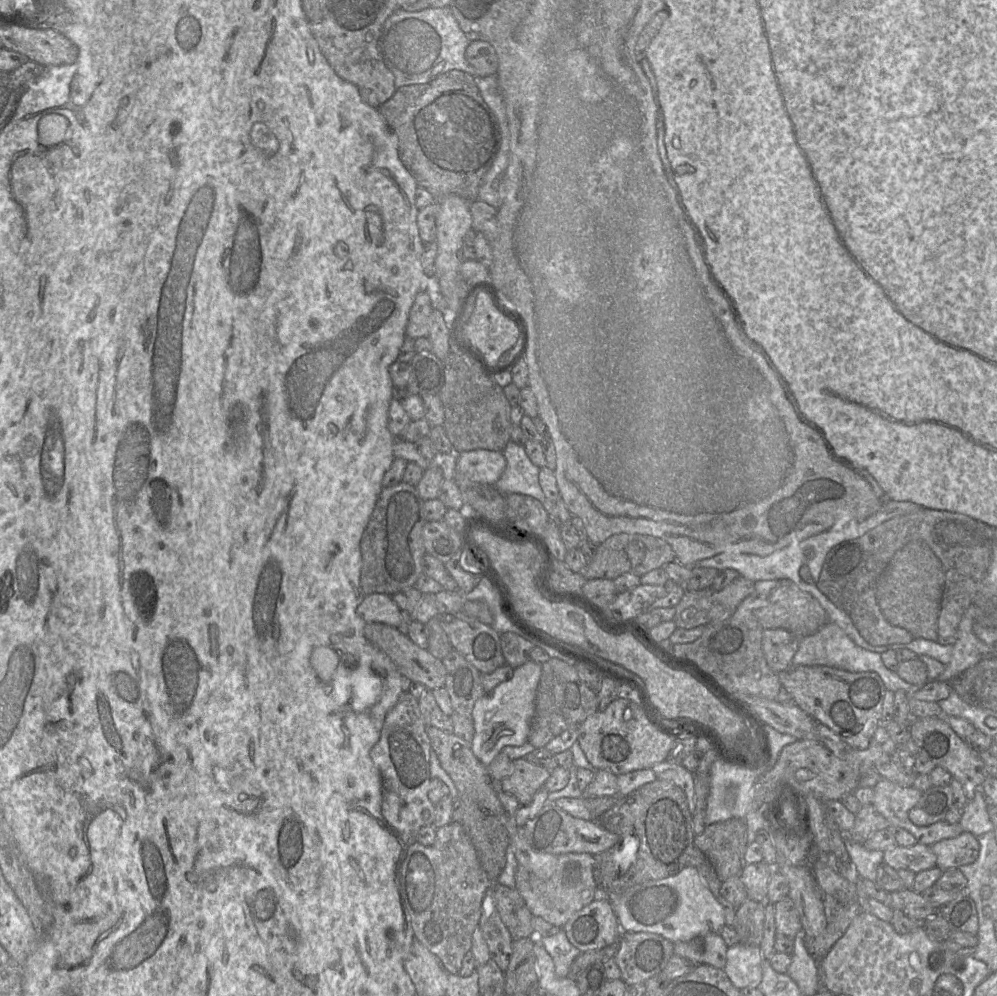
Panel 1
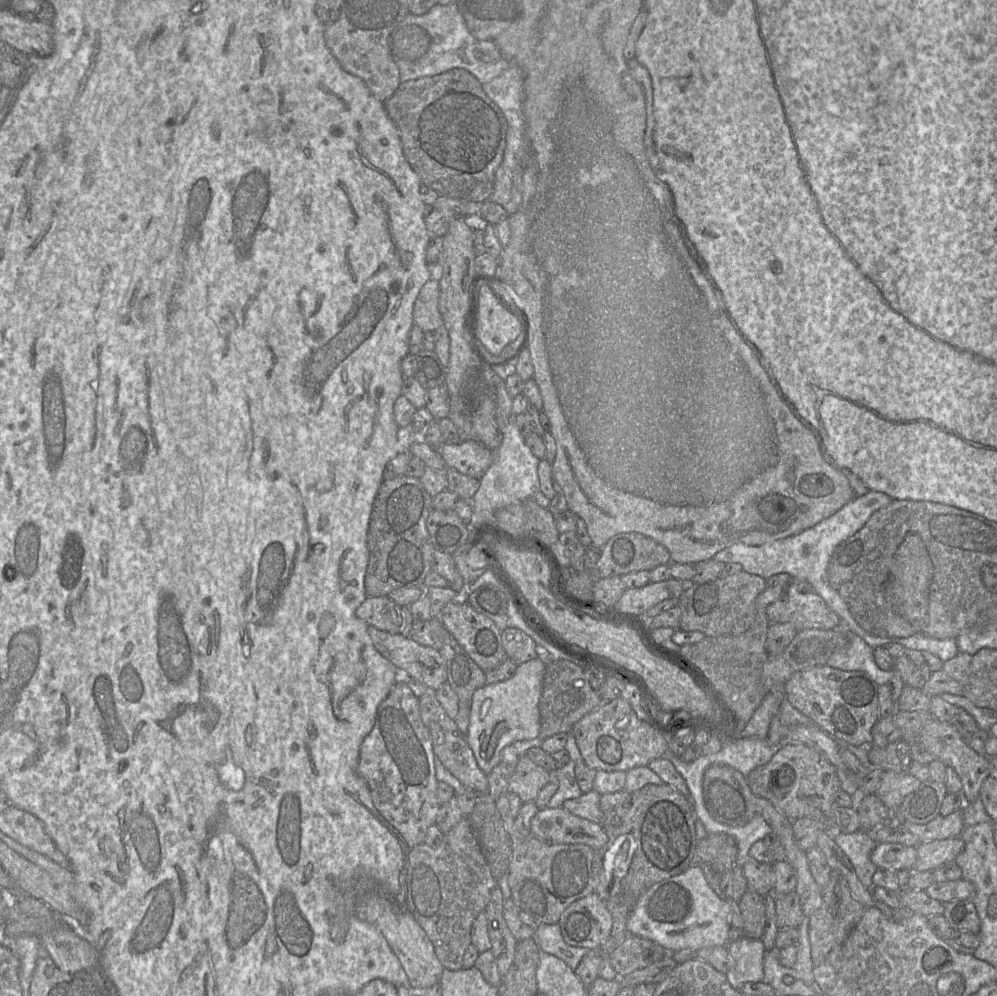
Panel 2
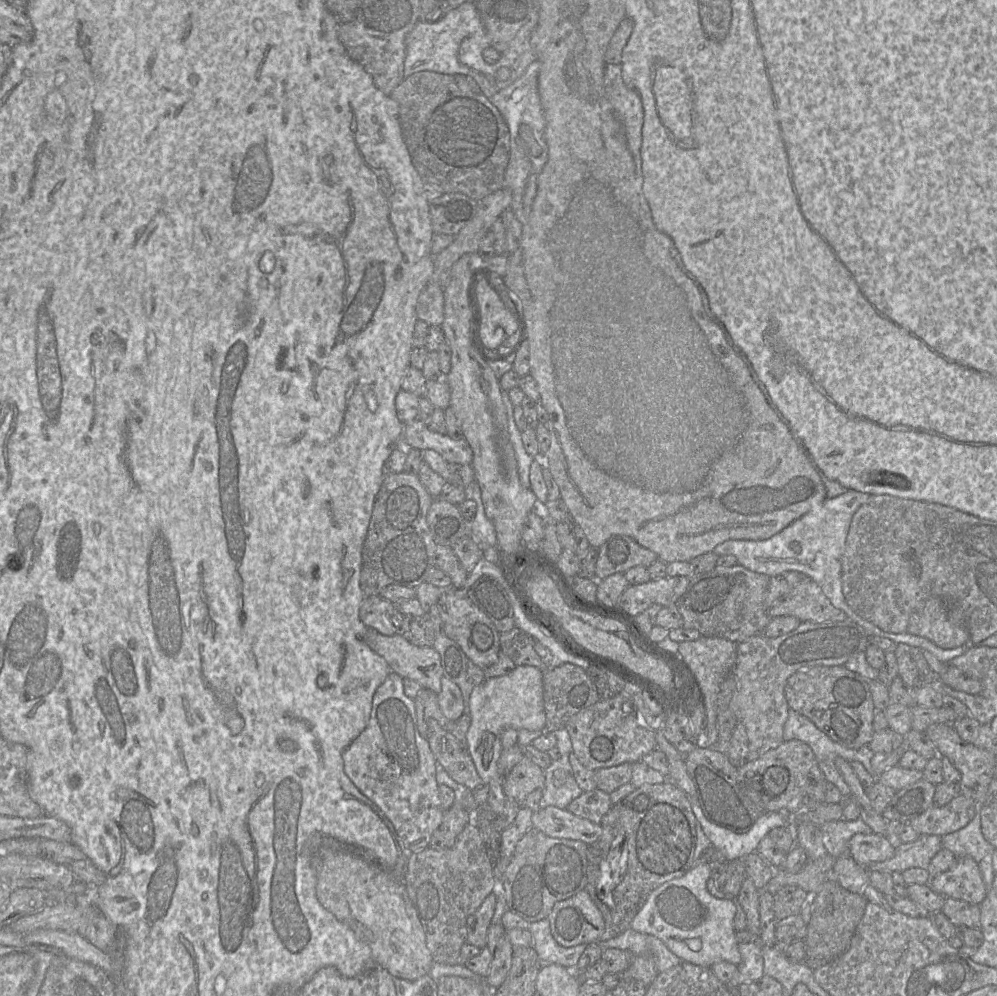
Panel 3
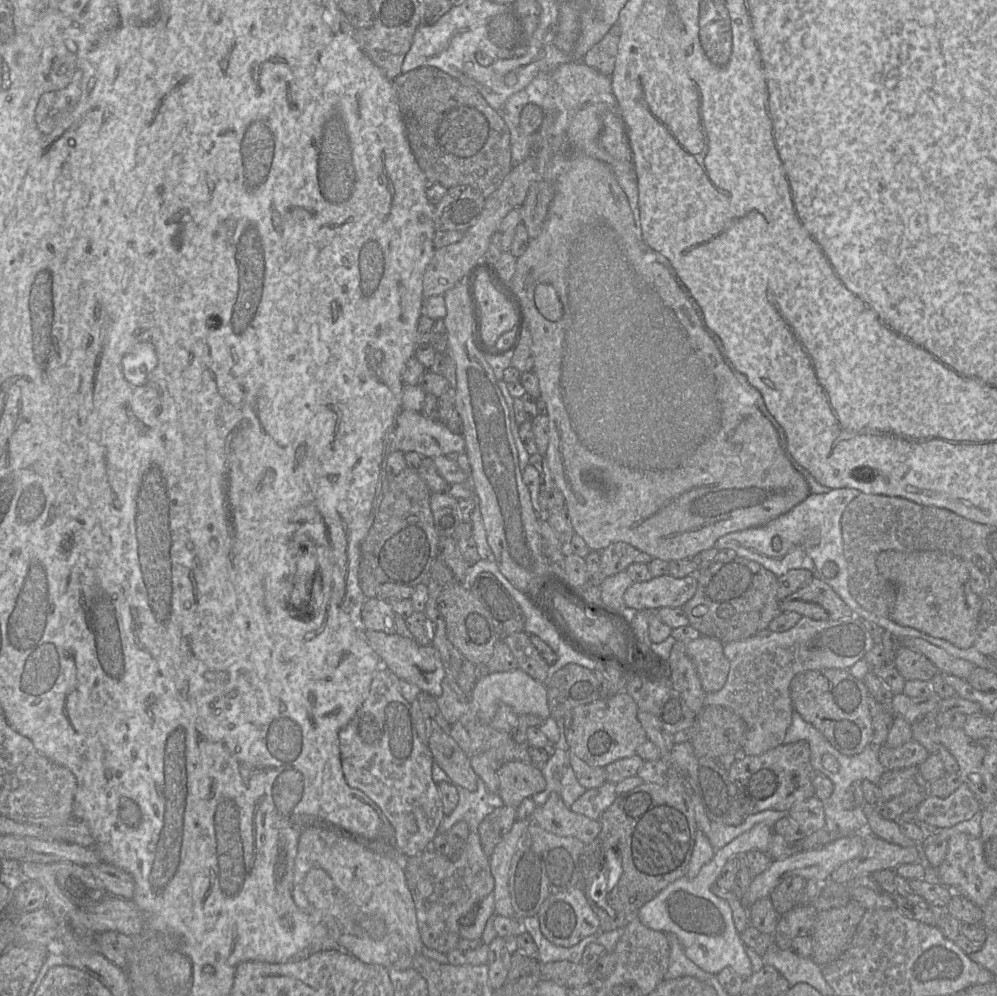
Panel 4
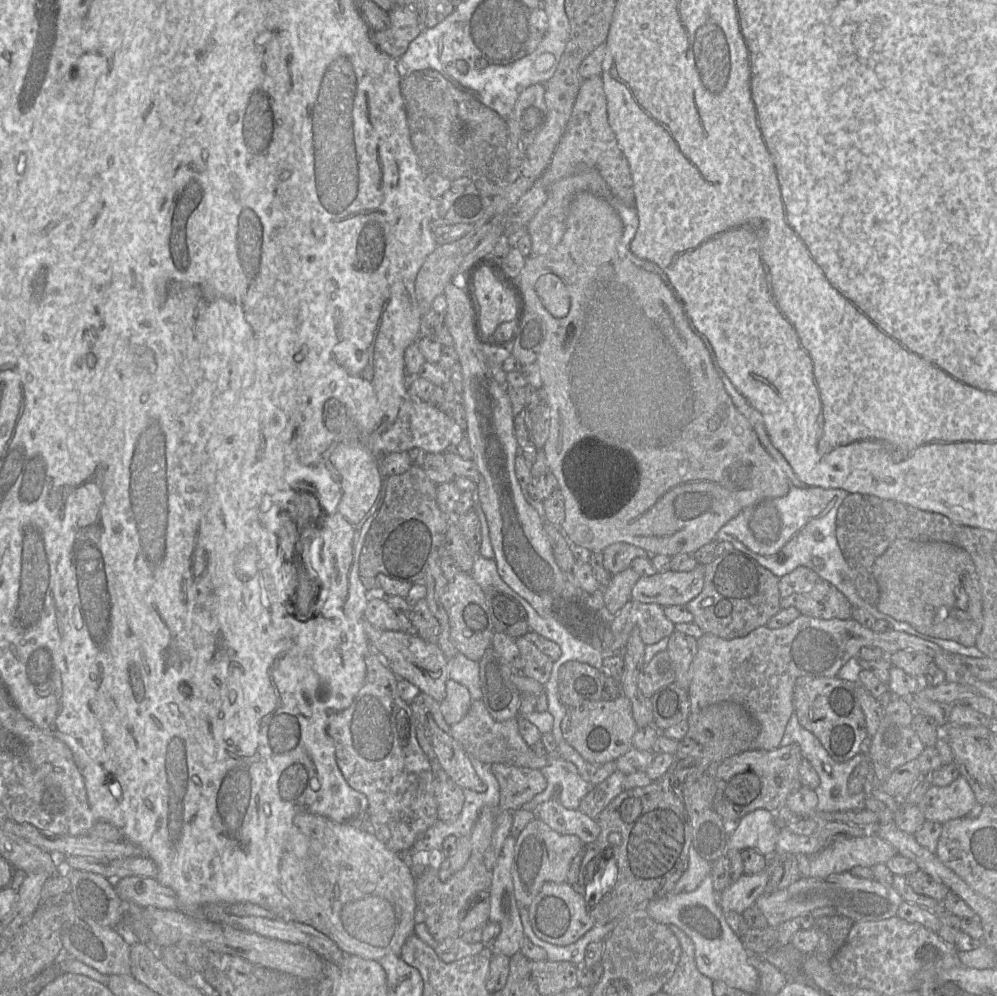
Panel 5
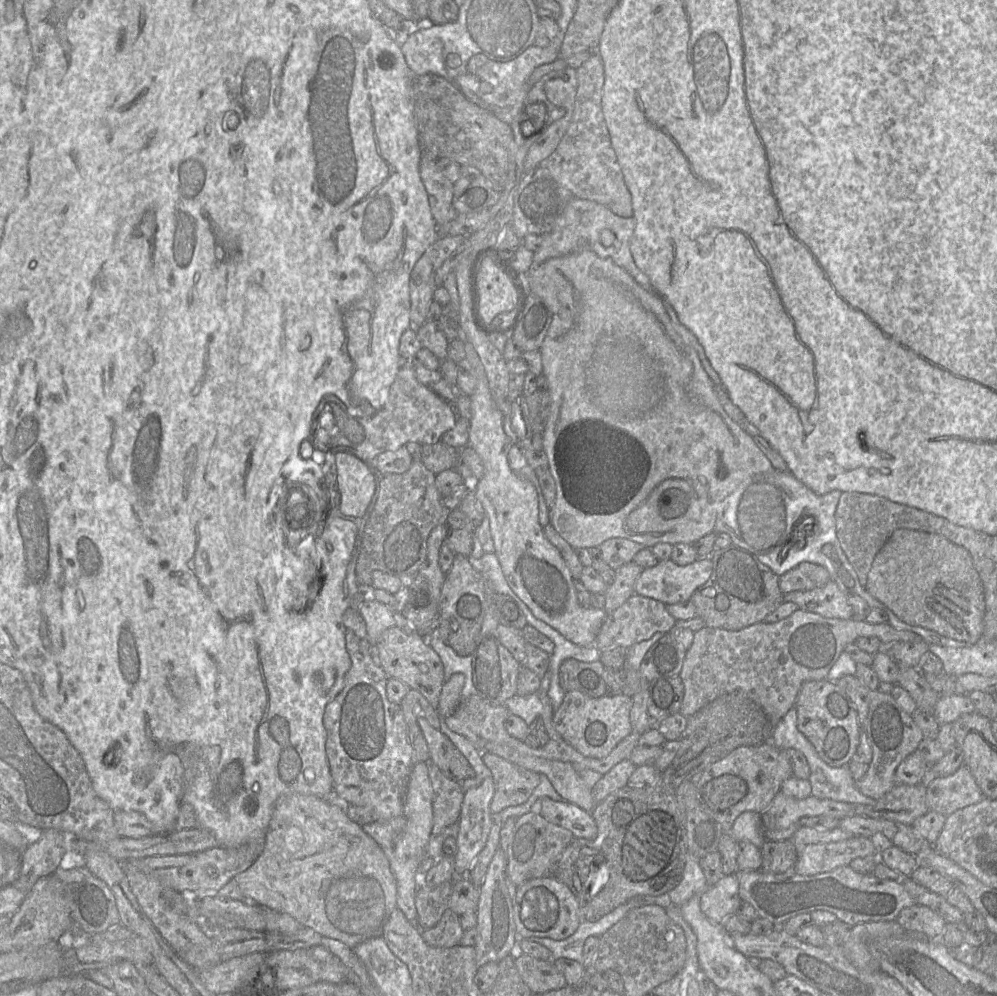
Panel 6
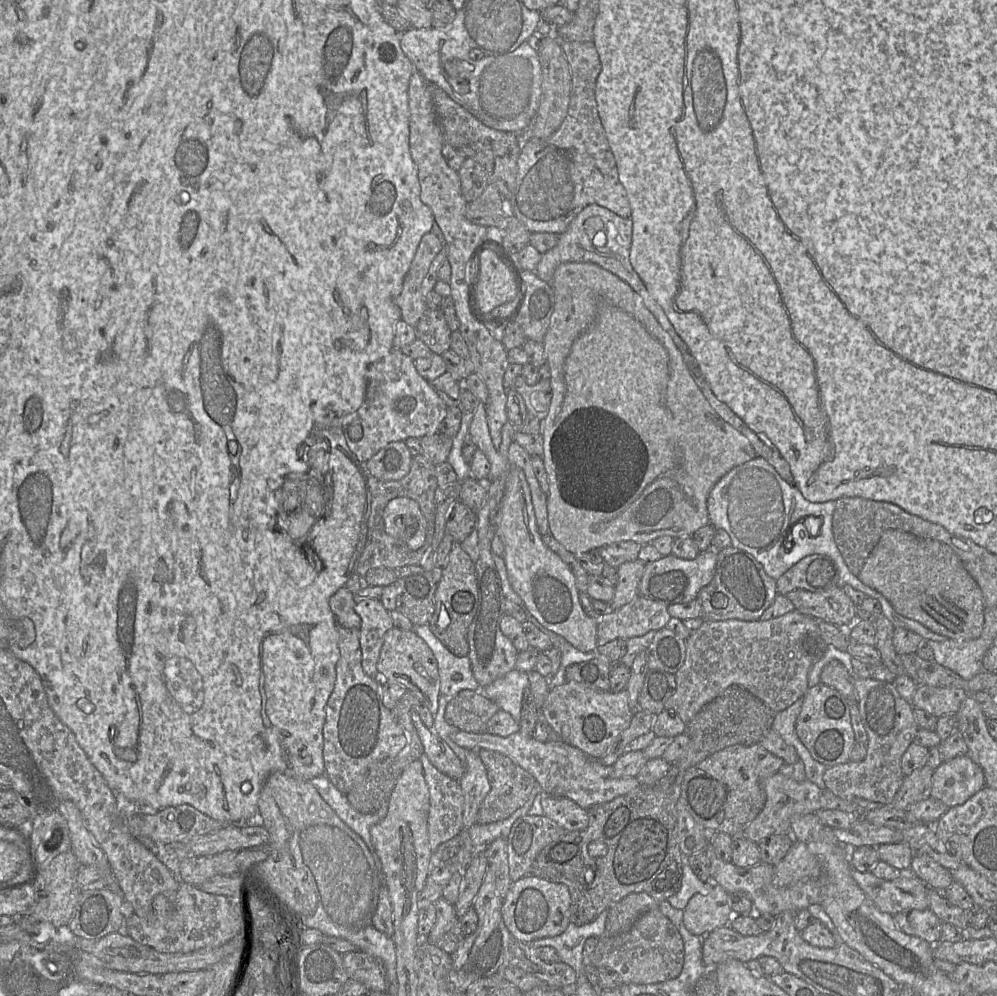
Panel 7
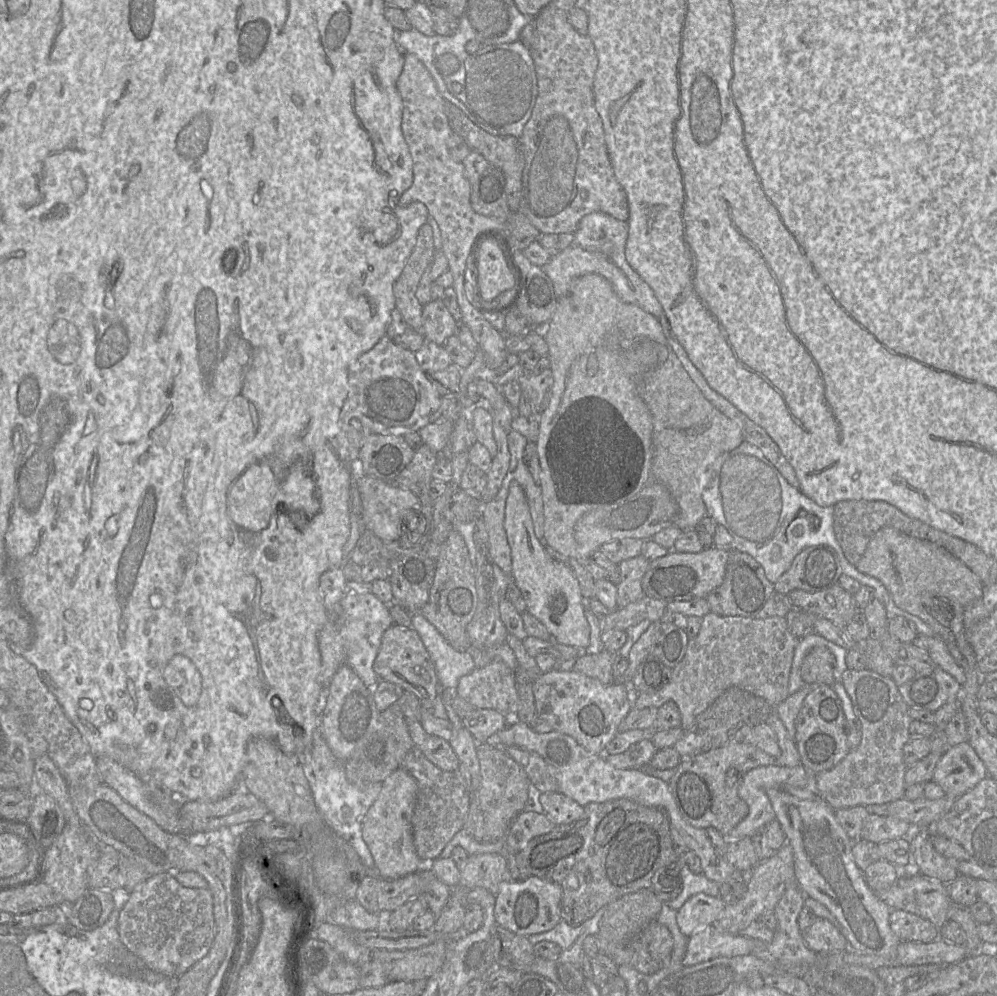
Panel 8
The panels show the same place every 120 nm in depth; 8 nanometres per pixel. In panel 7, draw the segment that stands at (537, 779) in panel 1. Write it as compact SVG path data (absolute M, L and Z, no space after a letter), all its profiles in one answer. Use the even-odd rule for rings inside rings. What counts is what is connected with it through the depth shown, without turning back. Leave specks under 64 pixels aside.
M484 748L477 749L477 752L487 770L490 790L479 807L476 823L487 824L506 819L524 805L536 780L528 771L499 752Z

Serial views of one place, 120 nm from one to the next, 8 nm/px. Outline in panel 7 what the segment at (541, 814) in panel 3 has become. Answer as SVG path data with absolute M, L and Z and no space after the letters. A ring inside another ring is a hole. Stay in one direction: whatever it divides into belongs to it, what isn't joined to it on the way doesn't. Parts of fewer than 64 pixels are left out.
M545 794L541 799L544 816L566 831L584 830L589 822L588 809L566 797Z

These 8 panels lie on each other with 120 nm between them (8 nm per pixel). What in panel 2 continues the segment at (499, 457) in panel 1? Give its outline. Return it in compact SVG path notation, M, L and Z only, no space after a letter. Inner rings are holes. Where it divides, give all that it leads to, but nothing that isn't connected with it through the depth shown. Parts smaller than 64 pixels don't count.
M463 439L461 443L458 444L442 443L435 450L444 461L447 469L456 469L465 475L478 479L480 479L486 470L490 467L494 457L493 450L488 449L480 442L473 439Z

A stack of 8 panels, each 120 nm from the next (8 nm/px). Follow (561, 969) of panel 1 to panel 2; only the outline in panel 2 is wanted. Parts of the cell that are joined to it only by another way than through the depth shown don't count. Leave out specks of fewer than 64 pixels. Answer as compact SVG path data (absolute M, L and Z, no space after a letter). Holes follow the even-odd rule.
M540 924L534 938L541 951L554 955L575 970L581 959L589 952L586 948L567 944L557 924Z

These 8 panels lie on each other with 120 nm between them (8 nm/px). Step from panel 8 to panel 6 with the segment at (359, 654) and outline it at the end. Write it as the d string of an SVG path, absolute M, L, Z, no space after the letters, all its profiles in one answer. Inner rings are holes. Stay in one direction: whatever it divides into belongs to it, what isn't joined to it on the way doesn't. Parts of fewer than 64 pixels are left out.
M375 599L364 600L358 609L366 625L368 640L376 647L383 632L396 625L393 611Z

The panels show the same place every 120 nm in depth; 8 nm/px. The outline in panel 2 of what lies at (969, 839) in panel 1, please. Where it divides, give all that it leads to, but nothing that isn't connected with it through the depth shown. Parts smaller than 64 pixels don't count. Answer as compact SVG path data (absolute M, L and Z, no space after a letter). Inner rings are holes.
M960 836L941 840L920 841L916 846L917 860L912 871L933 871L946 862L953 861L964 849Z

